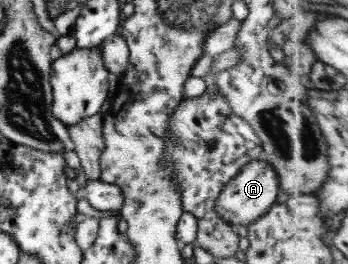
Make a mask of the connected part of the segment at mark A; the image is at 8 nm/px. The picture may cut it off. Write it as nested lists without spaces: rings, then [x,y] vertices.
[[[262,157],[253,159],[245,163],[237,172],[237,175],[223,186],[219,196],[215,198],[213,214],[231,227],[233,225],[243,225],[247,228],[251,221],[263,217],[267,209],[275,203],[279,194],[278,185],[273,165],[267,163]]]

